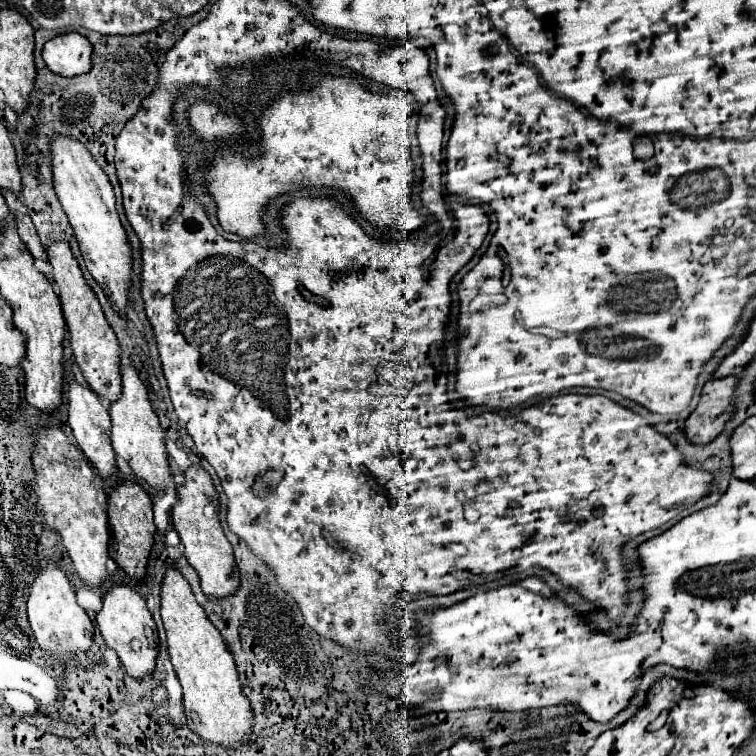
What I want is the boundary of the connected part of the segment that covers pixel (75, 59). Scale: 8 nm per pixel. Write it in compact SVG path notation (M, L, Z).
M63 33L49 39L43 47L43 61L61 77L75 77L89 73L93 47L87 37L79 33Z

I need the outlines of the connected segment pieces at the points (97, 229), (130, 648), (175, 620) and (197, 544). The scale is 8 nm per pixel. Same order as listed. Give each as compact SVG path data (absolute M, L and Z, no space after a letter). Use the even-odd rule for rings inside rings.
M61 133L49 135L49 151L53 187L75 231L81 255L85 259L85 267L89 269L93 279L103 287L113 307L117 307L117 311L125 315L125 303L131 283L131 247L127 243L127 235L115 209L115 195L109 177L95 163L87 147L81 145L81 141L77 141L75 137Z
M113 585L105 595L103 595L103 607L95 617L99 631L105 639L105 643L117 653L119 661L123 663L125 671L141 679L149 675L155 669L155 657L159 651L159 639L157 639L157 629L155 621L151 617L151 611L145 605L145 599L141 597L139 591L135 591L129 585Z
M167 569L161 583L161 619L167 631L169 657L183 687L183 707L189 727L205 741L225 747L249 741L253 713L241 691L235 661L221 633L199 607L189 583L177 569Z
M201 465L187 467L183 477L185 477L183 485L177 487L177 503L171 509L171 523L181 537L189 565L201 577L203 593L211 595L211 597L227 597L227 595L235 593L235 589L239 587L239 581L237 581L237 573L235 573L233 547L227 541L223 527L219 523L217 491L211 483L209 473Z

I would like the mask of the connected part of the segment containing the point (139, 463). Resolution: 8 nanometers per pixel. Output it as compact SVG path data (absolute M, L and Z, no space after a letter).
M121 363L121 377L123 377L123 391L121 397L109 403L109 415L111 415L111 441L113 449L119 457L123 457L133 473L147 481L155 489L165 489L171 483L171 471L167 465L167 447L165 447L165 431L159 425L159 419L155 411L151 409L147 387L137 377L137 371L133 365Z

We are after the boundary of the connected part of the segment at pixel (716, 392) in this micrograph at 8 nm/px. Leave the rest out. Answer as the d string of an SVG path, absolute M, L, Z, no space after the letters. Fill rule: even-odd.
M735 375L725 379L711 379L703 385L697 409L685 421L685 437L693 445L705 445L713 441L721 431L725 421L731 417L731 395L737 383Z

